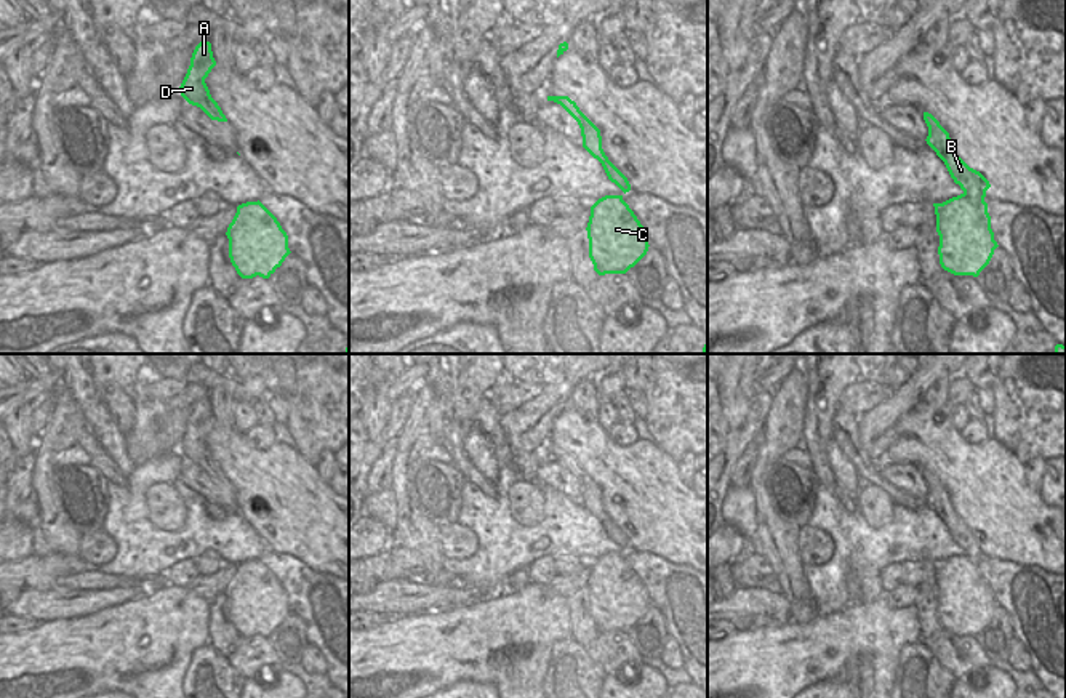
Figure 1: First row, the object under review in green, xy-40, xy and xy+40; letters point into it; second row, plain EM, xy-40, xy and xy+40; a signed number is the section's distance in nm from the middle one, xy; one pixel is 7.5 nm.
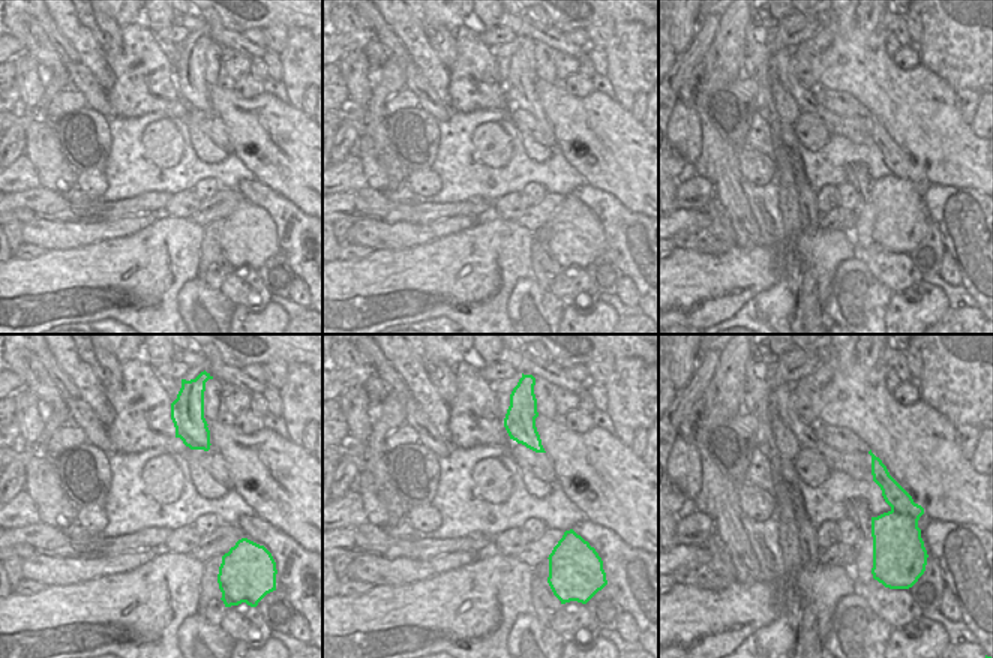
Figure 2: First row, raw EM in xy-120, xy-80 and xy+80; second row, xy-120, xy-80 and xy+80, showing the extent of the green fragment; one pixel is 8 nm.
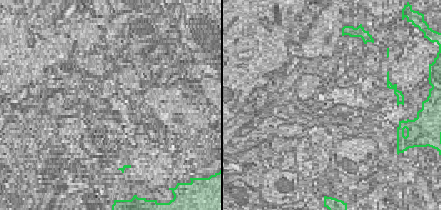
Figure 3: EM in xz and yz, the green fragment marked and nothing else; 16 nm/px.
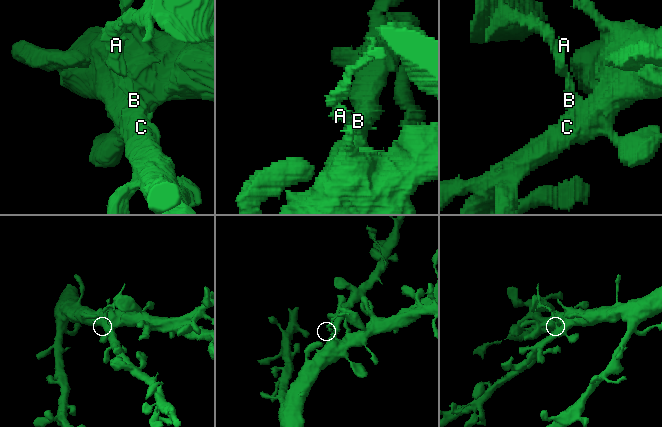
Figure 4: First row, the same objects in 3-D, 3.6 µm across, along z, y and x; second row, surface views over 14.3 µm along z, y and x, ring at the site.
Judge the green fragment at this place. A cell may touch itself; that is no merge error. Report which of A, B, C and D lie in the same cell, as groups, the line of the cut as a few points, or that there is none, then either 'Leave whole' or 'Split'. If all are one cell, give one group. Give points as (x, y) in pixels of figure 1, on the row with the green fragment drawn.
Groups: A D / B C. Split along xy (585, 116), (583, 127). Split

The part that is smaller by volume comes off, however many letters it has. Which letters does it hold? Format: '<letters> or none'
A, D

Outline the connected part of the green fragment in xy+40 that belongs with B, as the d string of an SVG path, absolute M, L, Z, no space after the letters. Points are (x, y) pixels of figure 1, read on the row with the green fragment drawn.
M924 112L924 120L928 126L927 144L944 162L951 178L964 191L943 203L933 203L940 235L940 264L954 275L978 277L999 247L984 202L991 184L957 155L949 133L932 114Z

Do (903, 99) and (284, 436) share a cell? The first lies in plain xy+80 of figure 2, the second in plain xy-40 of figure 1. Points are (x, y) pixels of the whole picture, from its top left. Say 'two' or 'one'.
two

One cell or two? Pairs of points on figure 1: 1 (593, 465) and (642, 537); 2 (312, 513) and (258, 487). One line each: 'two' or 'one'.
1: one
2: one

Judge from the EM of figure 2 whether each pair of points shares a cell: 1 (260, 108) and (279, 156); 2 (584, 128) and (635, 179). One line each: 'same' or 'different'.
1: same
2: same

